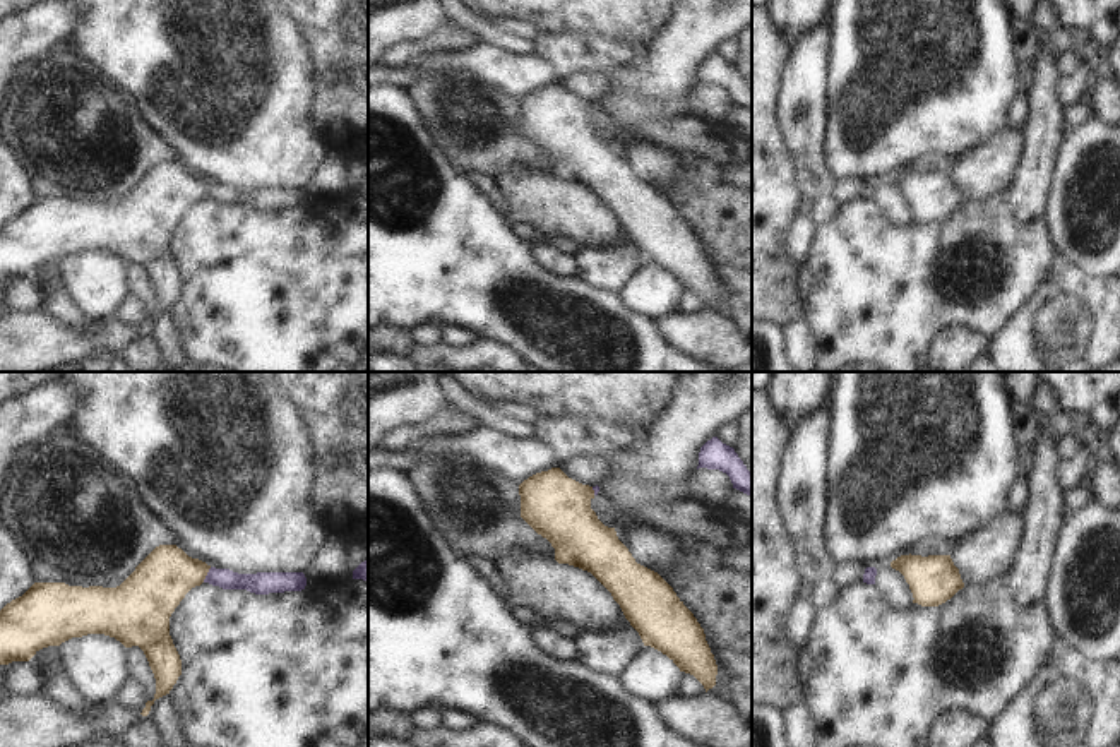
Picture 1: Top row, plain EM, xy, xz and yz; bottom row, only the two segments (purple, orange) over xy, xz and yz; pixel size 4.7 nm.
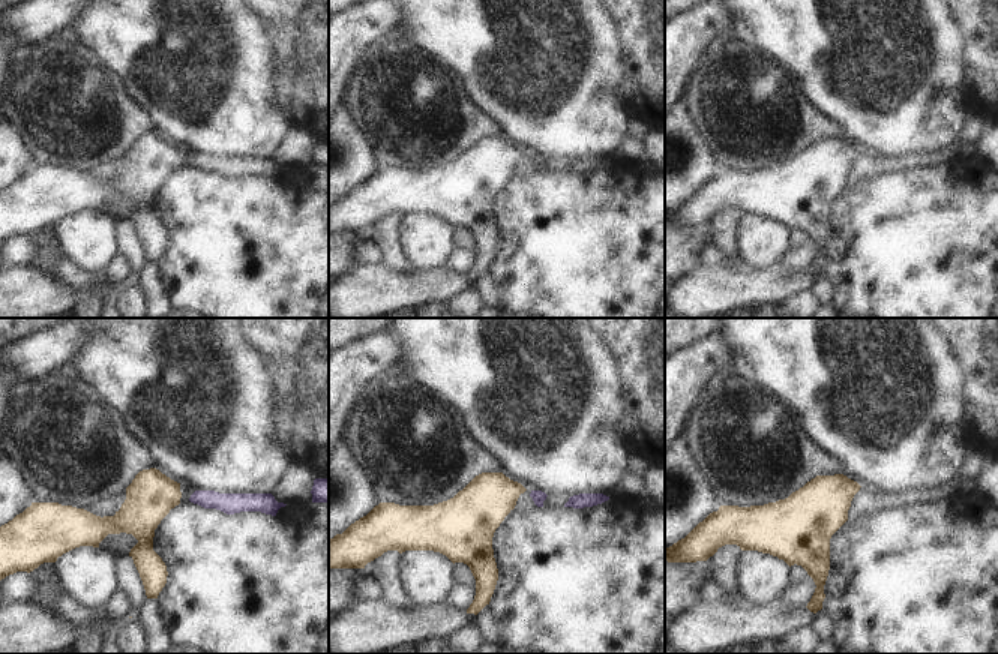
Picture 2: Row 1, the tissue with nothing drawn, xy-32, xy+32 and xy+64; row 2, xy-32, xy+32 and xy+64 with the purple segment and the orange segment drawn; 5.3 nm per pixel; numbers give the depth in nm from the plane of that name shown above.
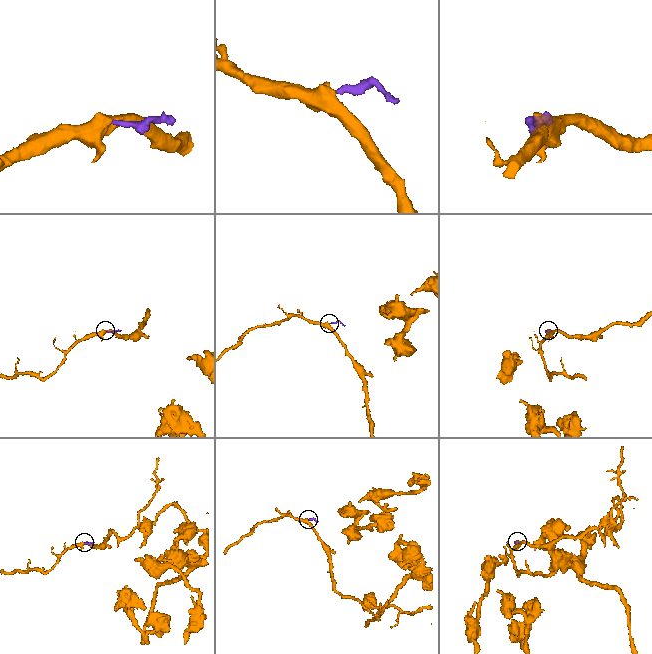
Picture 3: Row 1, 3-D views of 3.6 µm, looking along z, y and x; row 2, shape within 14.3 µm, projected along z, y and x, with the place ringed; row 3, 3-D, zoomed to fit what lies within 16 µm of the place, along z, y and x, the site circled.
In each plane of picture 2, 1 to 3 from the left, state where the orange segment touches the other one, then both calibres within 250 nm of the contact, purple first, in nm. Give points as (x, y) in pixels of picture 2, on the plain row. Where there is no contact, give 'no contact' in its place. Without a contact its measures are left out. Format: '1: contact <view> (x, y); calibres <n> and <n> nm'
1: no contact
2: no contact
3: no contact

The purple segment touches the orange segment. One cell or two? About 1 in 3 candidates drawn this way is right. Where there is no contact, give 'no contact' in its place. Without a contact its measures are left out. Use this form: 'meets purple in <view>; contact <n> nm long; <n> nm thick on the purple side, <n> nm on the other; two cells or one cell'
meets purple in xy; contact 80 nm long; 100 nm thick on the purple side, 260 nm on the other; one cell

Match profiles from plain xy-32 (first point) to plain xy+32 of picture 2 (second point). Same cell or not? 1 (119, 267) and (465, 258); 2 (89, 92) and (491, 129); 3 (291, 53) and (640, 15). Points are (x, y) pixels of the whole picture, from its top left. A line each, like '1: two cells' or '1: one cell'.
1: one cell
2: one cell
3: one cell

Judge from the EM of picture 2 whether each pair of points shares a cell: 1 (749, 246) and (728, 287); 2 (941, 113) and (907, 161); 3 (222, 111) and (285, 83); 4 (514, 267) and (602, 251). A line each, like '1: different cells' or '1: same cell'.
1: different cells
2: different cells
3: different cells
4: same cell

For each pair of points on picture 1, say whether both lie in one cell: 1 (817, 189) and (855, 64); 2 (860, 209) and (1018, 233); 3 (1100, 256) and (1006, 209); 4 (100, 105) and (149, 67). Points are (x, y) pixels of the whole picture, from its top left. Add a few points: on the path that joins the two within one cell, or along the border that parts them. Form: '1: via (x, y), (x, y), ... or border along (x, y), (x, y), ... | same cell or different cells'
1: border along (826, 117), (826, 165), (838, 180) | different cells
2: via (899, 237), (961, 237), (965, 233), (978, 233) | same cell
3: border along (1048, 189), (1048, 235), (1059, 252) | different cells
4: border along (89, 62), (131, 98), (144, 120) | different cells

